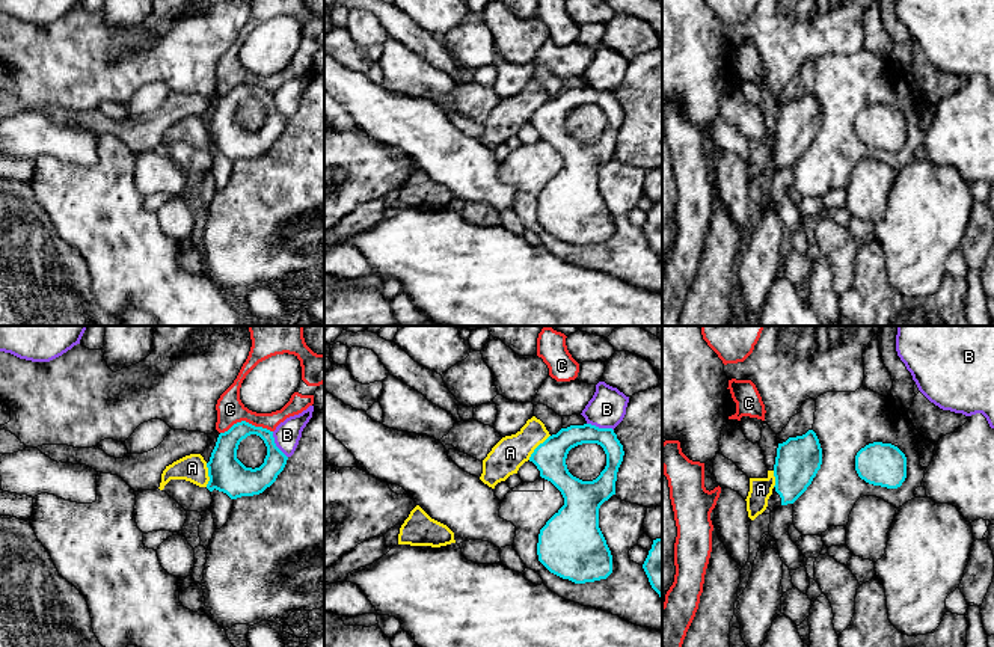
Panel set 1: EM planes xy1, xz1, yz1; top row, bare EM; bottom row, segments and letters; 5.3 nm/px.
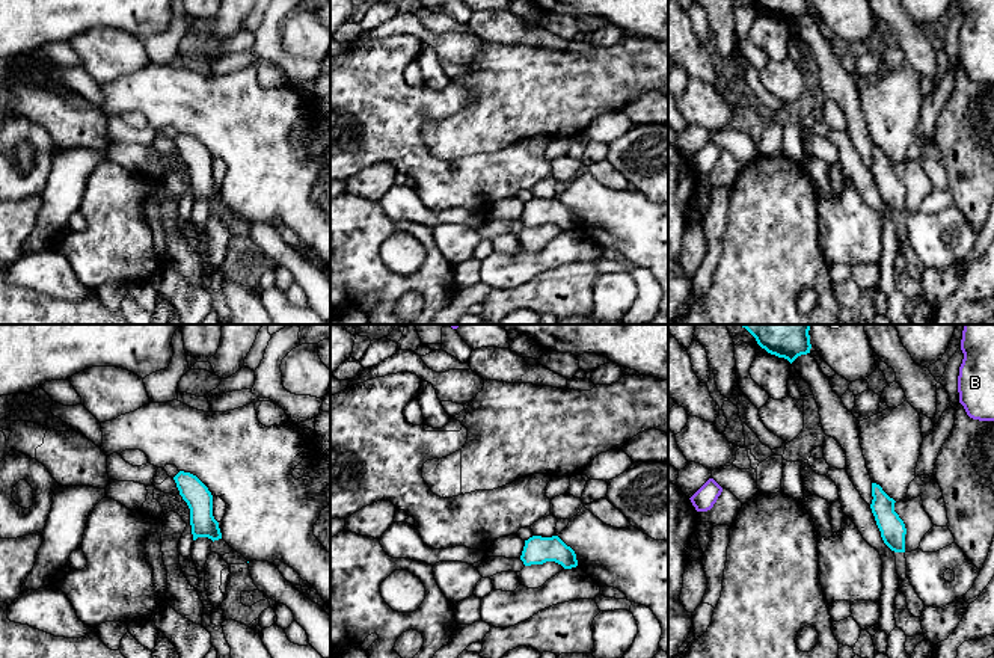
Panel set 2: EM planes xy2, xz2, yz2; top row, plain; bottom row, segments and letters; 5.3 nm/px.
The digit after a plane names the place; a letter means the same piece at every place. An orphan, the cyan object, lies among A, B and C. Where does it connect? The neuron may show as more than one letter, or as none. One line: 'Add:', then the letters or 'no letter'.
Add: no letter

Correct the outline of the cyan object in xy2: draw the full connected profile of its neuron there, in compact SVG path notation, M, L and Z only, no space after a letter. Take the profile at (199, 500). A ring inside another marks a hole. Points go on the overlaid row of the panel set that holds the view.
M179 471L173 480L190 509L193 540L198 537L208 537L213 542L222 539L219 522L213 516L213 495L208 487L196 475L184 471Z

